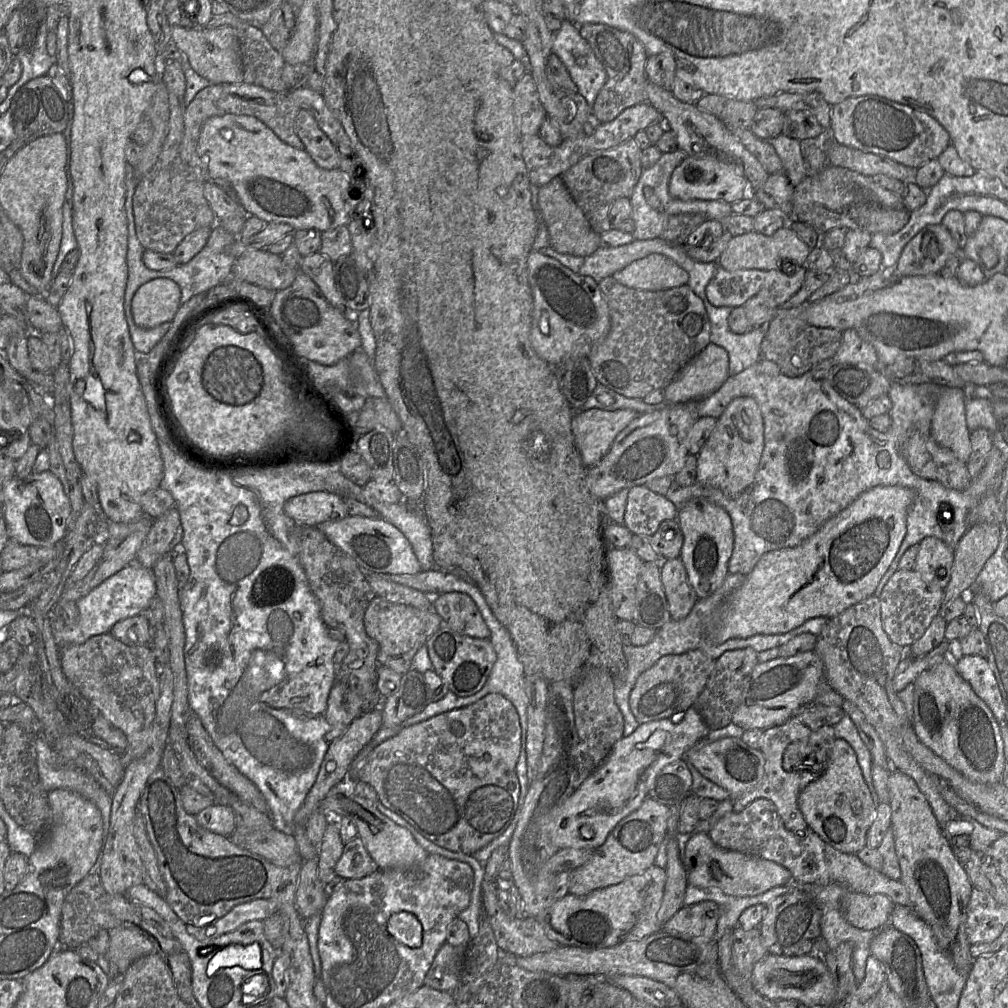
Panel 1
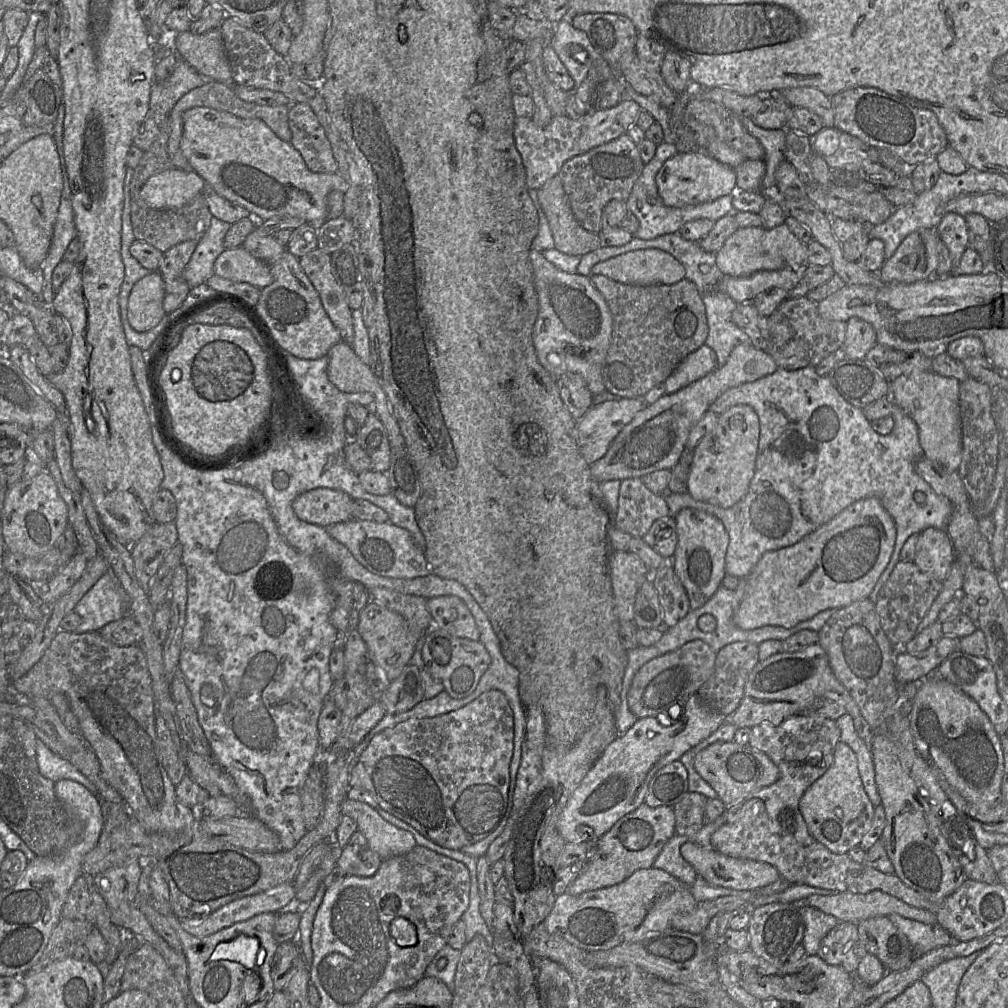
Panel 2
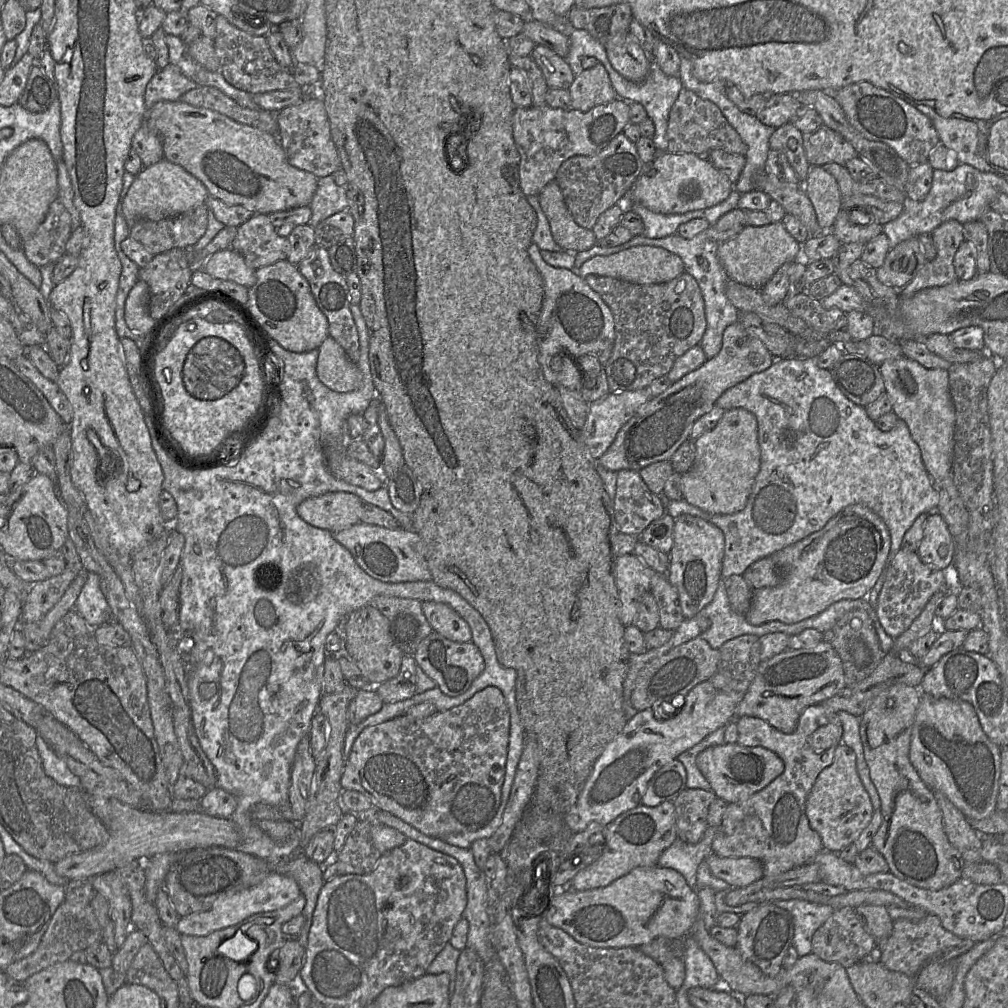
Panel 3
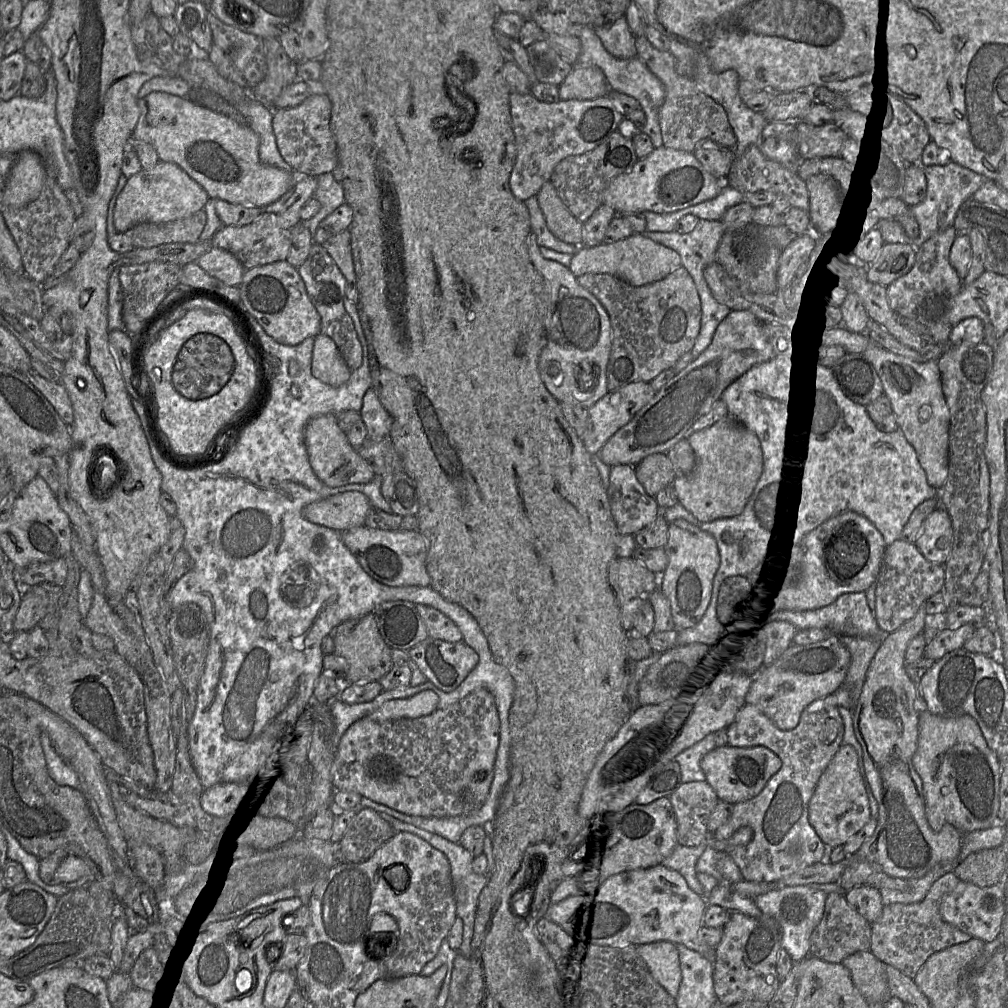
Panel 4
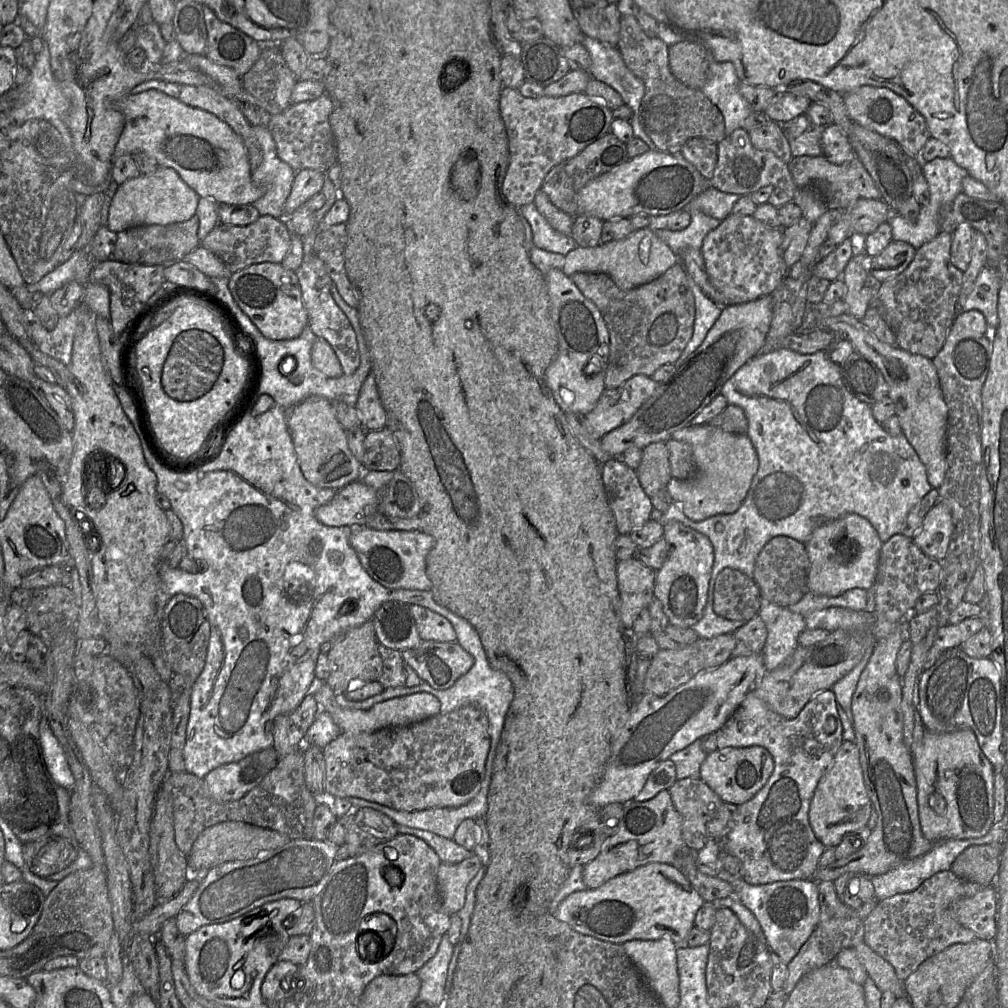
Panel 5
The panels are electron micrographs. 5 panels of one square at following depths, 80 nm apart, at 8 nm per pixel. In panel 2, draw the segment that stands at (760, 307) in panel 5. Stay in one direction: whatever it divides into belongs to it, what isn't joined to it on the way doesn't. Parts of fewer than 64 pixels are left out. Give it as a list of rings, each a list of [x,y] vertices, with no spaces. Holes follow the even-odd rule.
[[[738,344],[732,349],[724,365],[675,393],[664,394],[640,410],[614,438],[606,454],[590,465],[592,475],[603,482],[641,478],[661,469],[671,470],[679,462],[691,429],[722,393],[745,382],[755,381],[777,369],[774,359],[765,351],[752,344]]]

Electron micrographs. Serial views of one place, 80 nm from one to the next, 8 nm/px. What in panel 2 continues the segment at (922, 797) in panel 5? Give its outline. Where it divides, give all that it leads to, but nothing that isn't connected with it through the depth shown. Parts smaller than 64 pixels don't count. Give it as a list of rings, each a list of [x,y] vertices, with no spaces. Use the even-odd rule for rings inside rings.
[[[934,673],[918,683],[909,714],[914,745],[967,801],[994,804],[999,800],[1003,775],[1000,736],[977,702],[959,687]]]

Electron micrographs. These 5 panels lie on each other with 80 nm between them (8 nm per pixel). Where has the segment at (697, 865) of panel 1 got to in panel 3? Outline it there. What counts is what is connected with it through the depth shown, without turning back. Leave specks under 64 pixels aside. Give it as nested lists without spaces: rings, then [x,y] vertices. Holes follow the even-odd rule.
[[[713,853],[706,859],[713,876],[727,882],[732,888],[744,888],[764,877],[763,864],[760,860],[753,858],[730,858],[719,857]]]

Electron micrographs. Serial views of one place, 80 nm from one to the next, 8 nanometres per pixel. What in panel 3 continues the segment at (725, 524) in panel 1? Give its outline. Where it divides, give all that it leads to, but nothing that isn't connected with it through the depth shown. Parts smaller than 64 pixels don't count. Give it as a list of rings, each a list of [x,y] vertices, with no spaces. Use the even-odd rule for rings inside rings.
[[[681,514],[674,518],[673,546],[669,552],[666,575],[678,592],[685,619],[695,617],[711,602],[721,575],[724,546],[724,534],[717,526],[690,514]]]

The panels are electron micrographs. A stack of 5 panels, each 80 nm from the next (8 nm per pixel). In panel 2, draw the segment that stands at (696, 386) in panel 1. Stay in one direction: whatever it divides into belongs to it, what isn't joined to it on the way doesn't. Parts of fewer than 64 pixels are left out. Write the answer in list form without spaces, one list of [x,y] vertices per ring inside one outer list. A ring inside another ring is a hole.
[[[703,344],[688,354],[665,380],[666,394],[672,394],[703,378],[718,367],[712,348]]]

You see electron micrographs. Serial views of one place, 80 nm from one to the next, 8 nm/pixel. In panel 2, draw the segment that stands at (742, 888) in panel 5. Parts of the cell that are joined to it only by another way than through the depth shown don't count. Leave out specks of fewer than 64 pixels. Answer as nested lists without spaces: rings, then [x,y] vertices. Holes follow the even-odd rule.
[[[801,905],[799,911],[804,921],[801,945],[804,946],[807,955],[816,955],[821,940],[839,921],[810,905]]]

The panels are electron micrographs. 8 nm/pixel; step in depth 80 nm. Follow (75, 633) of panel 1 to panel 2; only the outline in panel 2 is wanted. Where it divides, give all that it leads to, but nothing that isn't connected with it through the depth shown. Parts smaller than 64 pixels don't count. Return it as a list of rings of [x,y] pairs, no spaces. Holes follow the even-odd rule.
[[[108,571],[84,594],[74,611],[81,617],[81,622],[73,632],[99,632],[106,624],[128,617],[131,612],[131,603],[117,576],[114,572]]]

